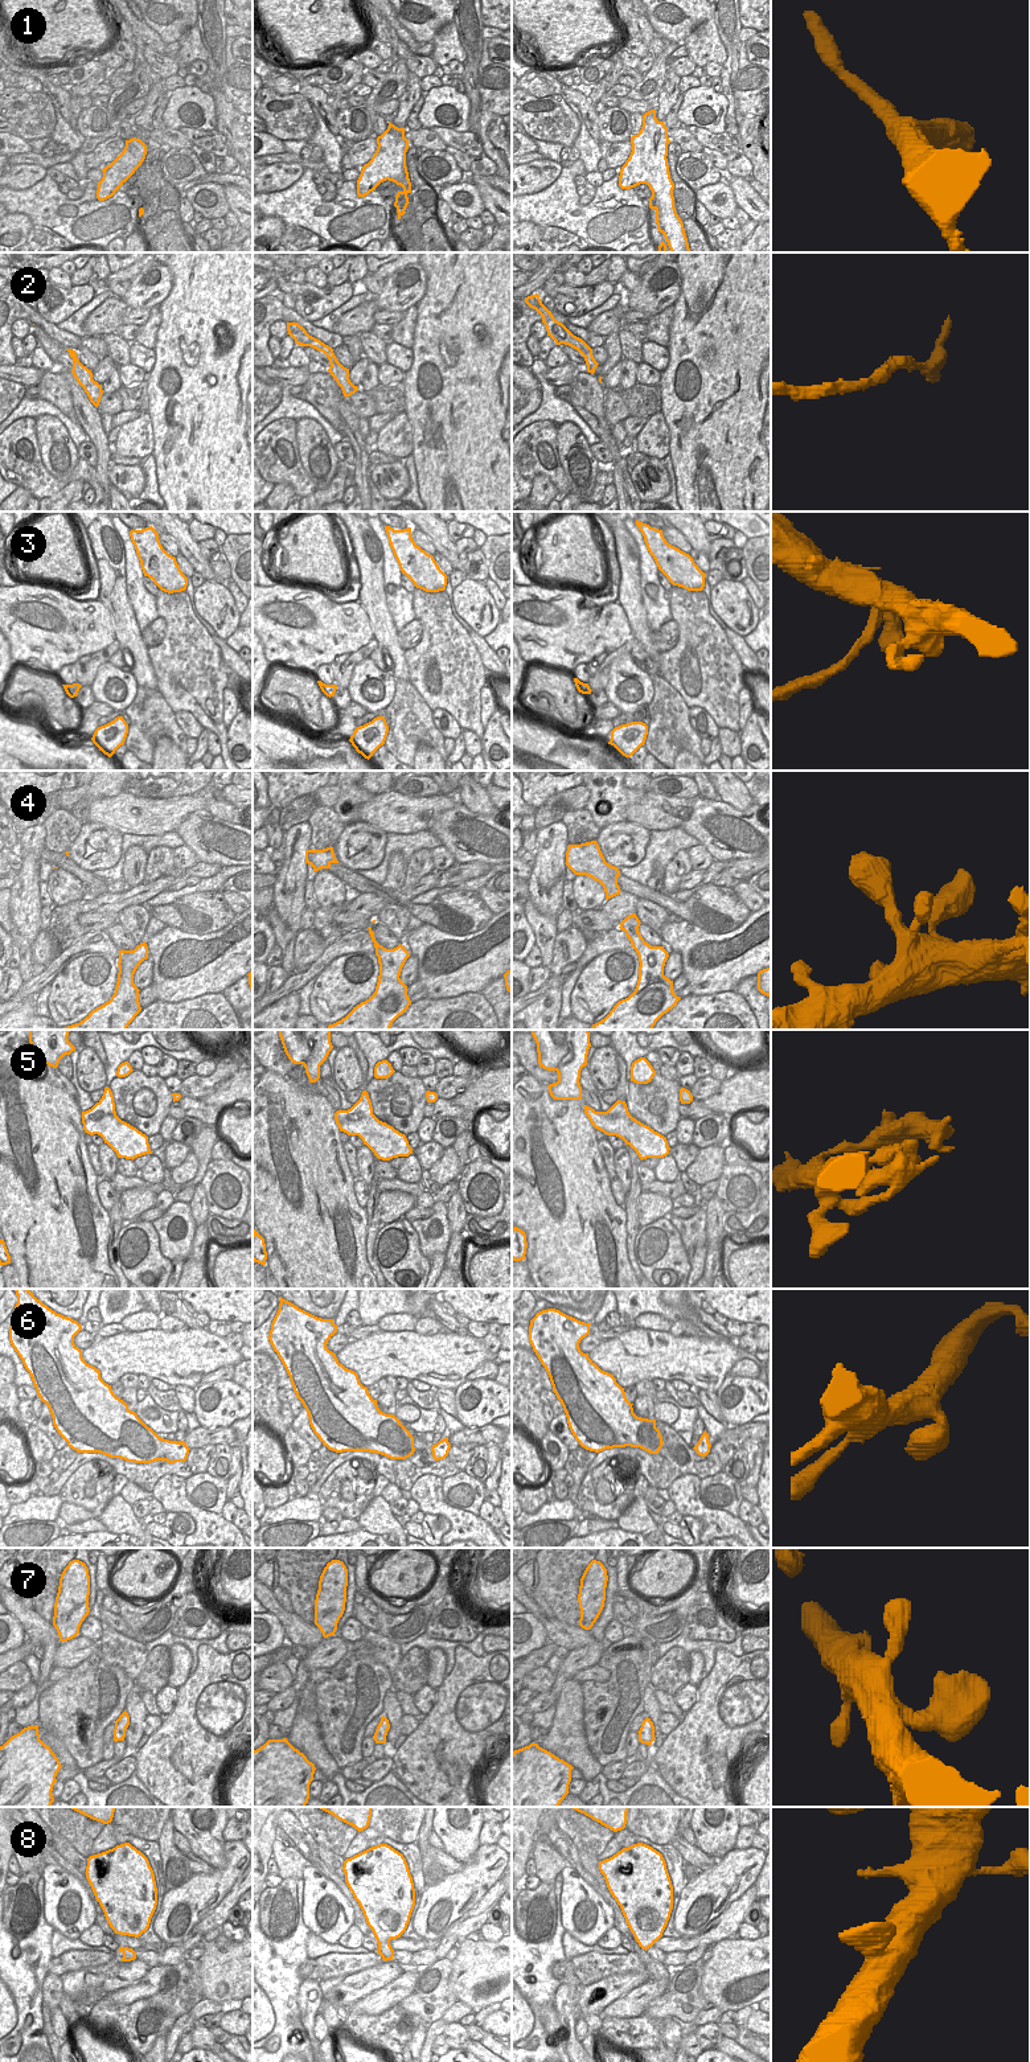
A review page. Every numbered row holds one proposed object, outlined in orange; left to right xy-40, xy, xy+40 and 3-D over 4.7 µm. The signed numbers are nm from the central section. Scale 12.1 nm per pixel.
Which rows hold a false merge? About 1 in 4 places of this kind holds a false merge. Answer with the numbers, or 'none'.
3

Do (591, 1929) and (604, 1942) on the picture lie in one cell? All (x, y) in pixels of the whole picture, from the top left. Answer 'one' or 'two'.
two

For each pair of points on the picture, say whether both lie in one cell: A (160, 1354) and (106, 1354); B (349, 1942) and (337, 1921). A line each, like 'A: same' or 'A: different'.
A: same
B: different

